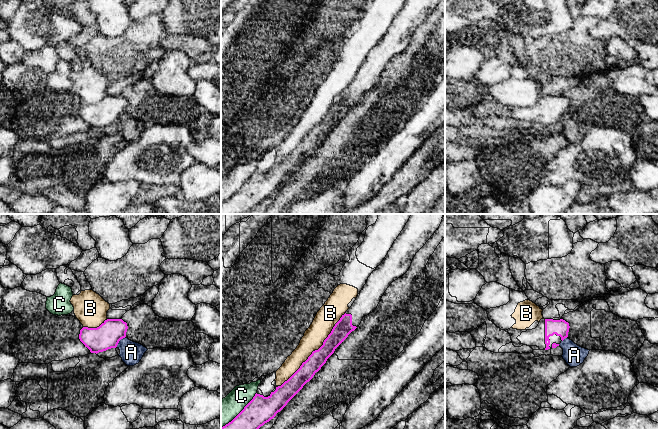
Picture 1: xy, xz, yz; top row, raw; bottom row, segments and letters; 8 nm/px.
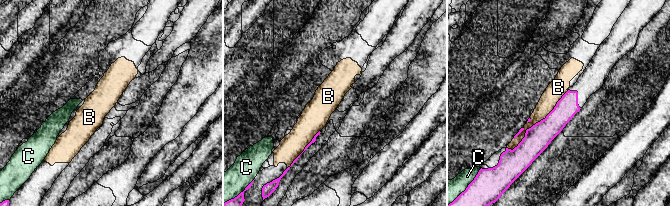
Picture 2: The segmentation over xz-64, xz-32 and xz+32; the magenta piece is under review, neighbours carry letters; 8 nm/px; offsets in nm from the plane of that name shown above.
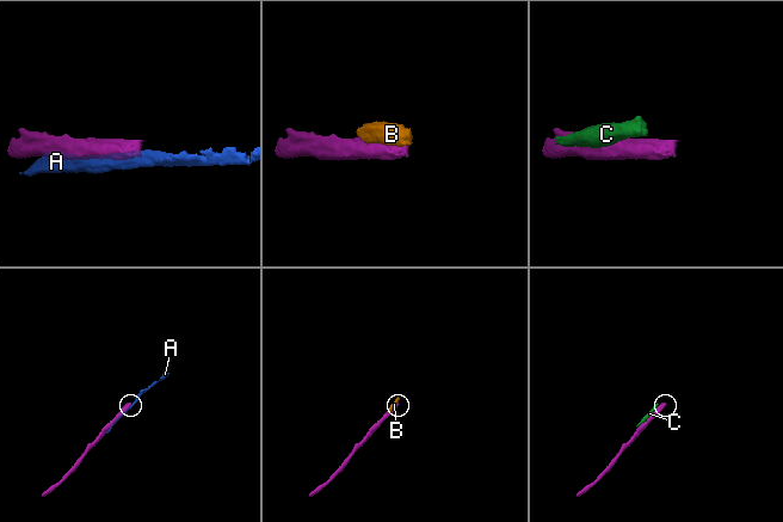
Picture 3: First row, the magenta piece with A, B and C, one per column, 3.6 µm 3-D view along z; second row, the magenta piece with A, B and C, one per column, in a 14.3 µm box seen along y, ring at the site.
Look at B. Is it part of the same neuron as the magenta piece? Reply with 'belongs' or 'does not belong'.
does not belong

